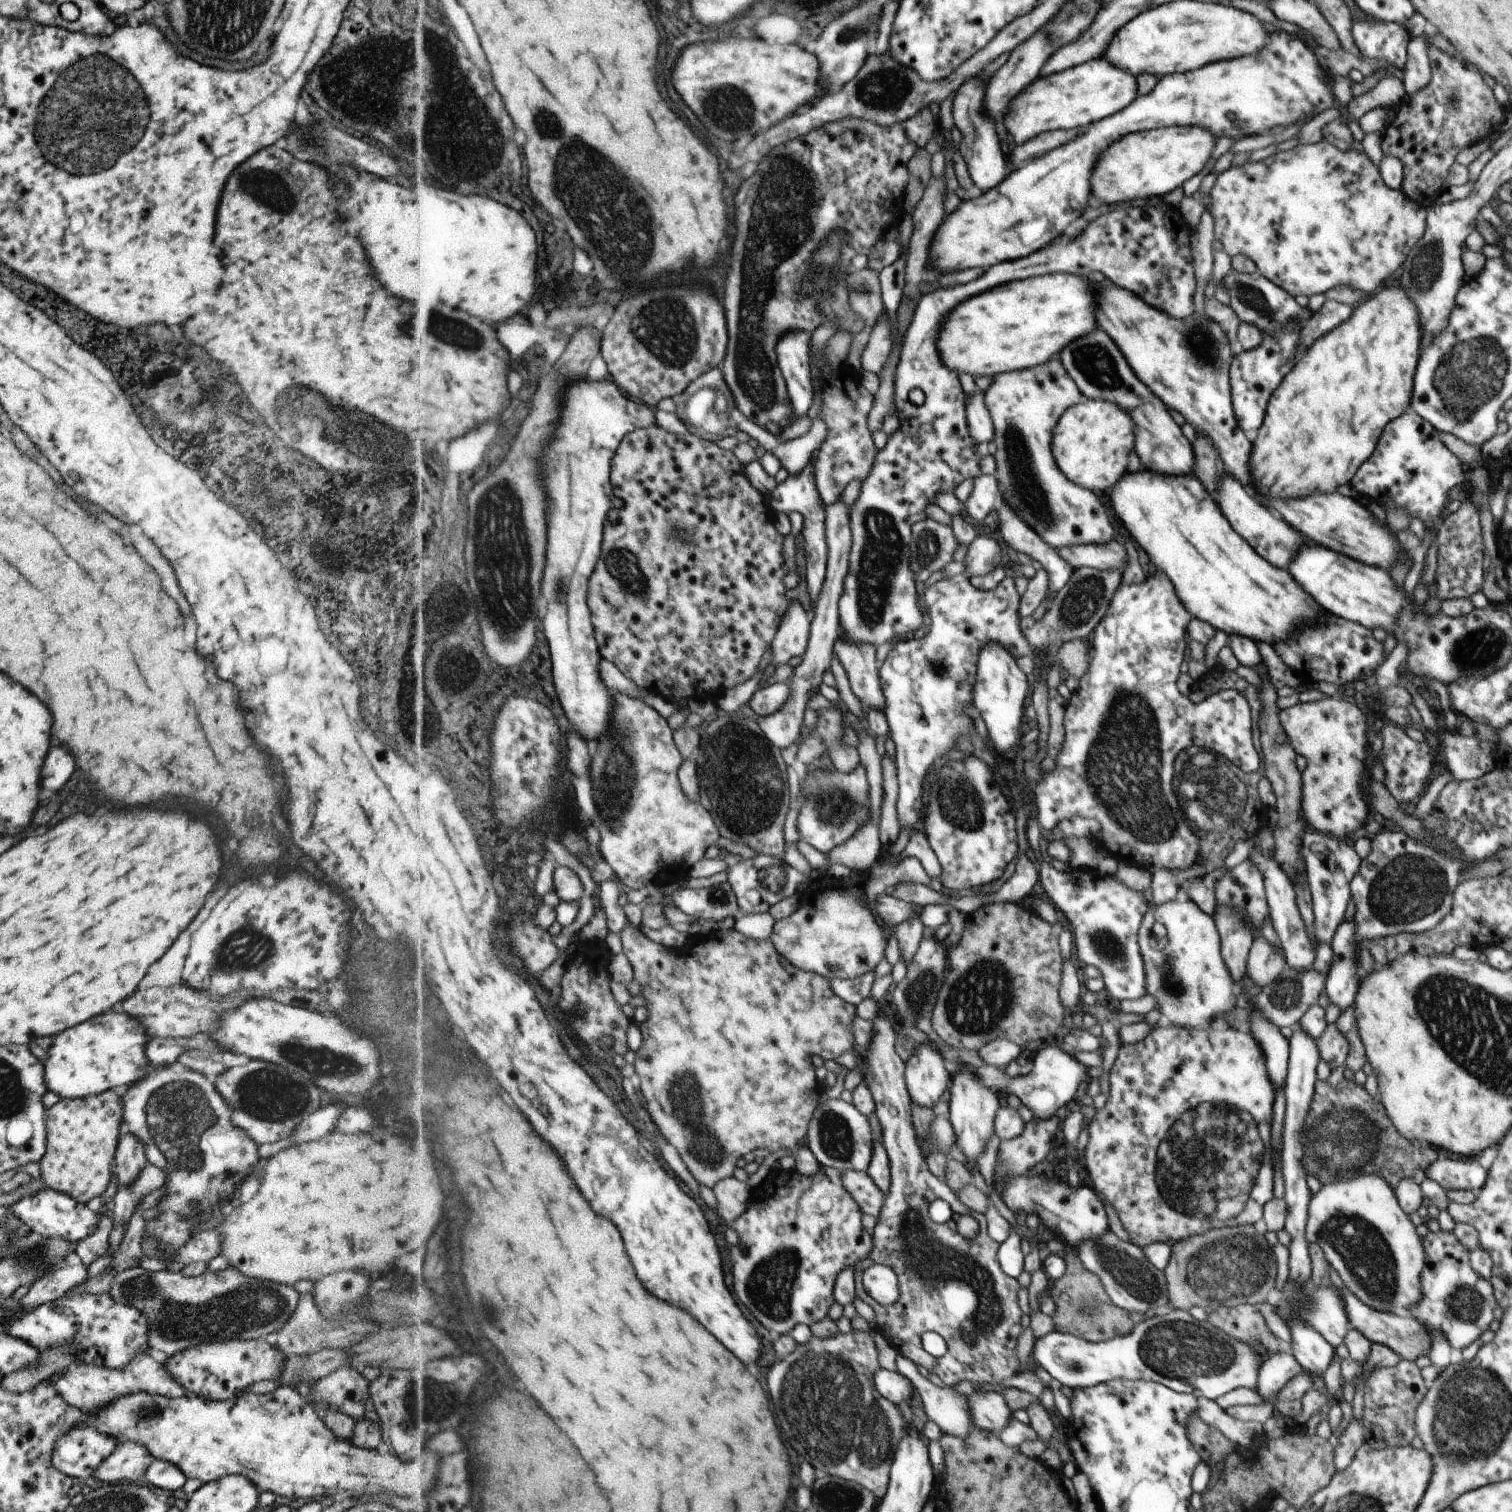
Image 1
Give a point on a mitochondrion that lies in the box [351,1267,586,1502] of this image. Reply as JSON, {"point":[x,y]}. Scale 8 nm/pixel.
{"point":[432,1400]}

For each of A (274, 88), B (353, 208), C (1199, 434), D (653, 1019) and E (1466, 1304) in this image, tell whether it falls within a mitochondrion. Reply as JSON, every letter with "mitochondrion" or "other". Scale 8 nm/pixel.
{"A":"other","B":"other","C":"other","D":"other","E":"mitochondrion"}

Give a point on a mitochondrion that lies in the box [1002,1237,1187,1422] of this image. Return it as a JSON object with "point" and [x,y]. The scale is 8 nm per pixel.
{"point":[1129,1273]}

